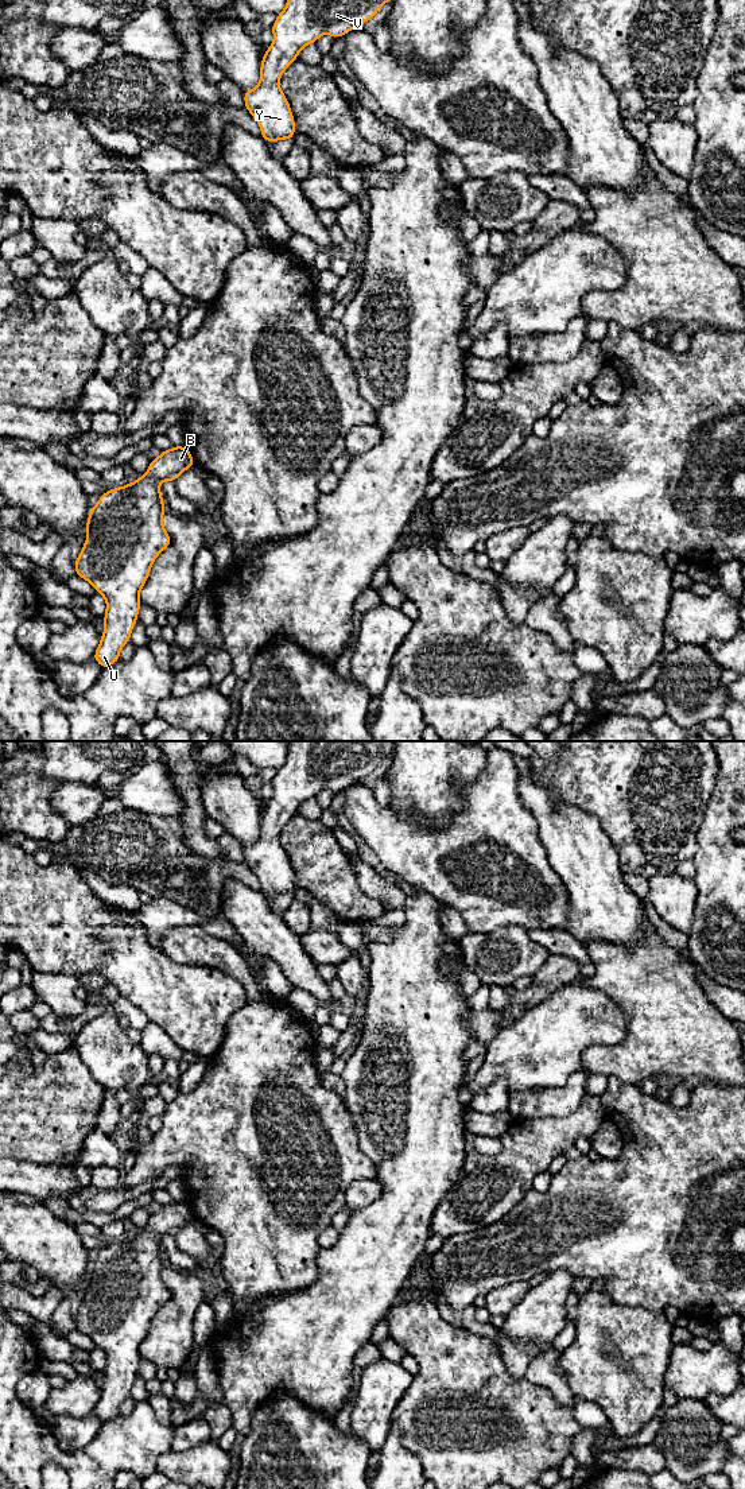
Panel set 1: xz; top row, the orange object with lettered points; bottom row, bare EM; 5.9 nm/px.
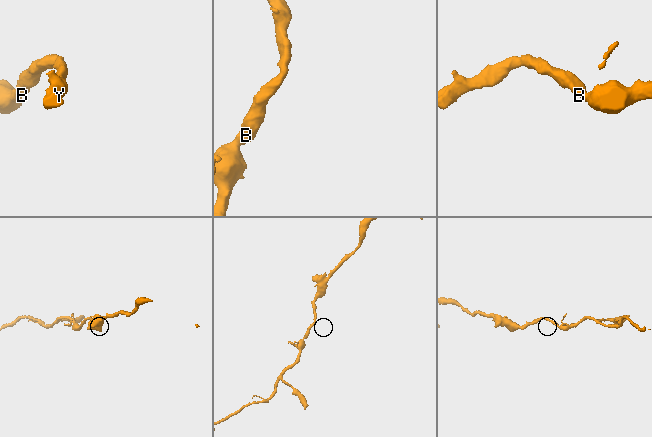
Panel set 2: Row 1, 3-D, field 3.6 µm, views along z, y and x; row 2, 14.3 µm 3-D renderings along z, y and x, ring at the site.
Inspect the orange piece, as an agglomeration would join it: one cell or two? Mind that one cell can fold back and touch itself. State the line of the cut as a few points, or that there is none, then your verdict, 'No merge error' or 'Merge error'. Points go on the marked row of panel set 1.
No split. No merge error

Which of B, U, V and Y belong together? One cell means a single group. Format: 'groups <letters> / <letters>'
groups B U V Y

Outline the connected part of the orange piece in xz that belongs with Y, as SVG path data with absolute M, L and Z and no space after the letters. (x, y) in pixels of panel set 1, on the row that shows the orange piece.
M287 0L271 26L273 42L261 57L260 81L252 90L242 90L245 109L260 125L263 140L269 143L292 140L296 135L291 106L280 89L280 77L298 59L300 50L314 44L323 34L342 38L349 31L360 28L388 1L391 0Z

